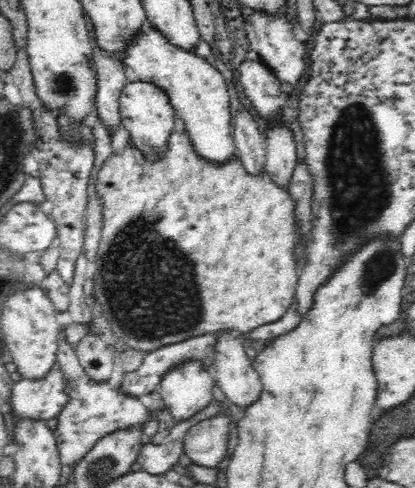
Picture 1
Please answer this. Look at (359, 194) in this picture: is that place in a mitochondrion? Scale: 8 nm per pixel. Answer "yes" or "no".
yes

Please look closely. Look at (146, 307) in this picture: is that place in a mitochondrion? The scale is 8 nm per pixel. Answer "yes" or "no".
yes

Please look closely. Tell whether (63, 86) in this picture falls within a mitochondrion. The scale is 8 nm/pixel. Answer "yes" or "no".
yes

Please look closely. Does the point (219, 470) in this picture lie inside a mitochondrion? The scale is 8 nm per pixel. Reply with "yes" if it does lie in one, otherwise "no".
no

